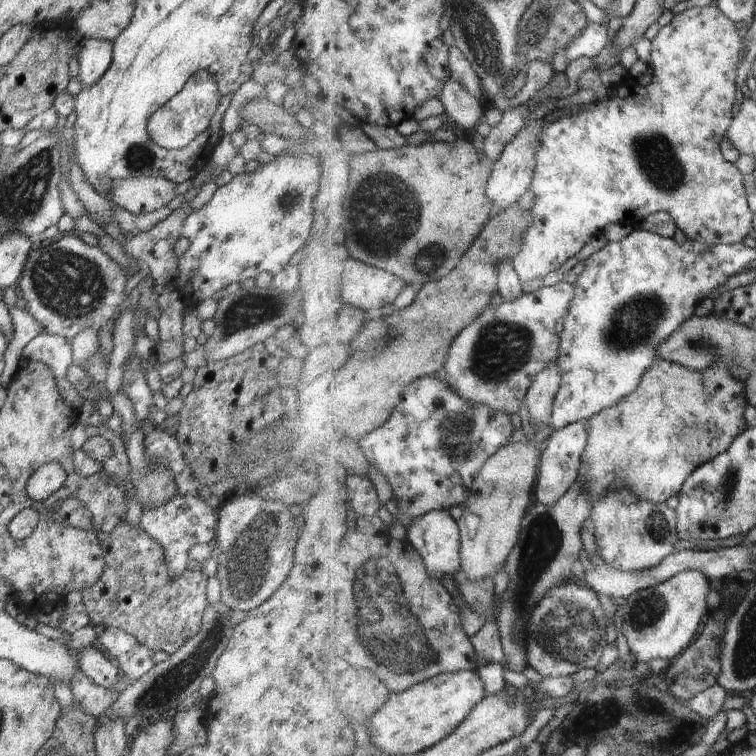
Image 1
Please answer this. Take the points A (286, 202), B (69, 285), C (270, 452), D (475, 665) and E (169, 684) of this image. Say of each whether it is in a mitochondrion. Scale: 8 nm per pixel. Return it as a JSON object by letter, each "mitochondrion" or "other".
{"A":"mitochondrion","B":"mitochondrion","C":"mitochondrion","D":"other","E":"mitochondrion"}

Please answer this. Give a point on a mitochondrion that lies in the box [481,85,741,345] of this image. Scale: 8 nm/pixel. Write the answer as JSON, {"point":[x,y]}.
{"point":[658,159]}

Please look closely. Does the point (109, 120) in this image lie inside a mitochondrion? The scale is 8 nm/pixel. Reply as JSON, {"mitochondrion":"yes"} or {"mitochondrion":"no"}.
{"mitochondrion":"no"}

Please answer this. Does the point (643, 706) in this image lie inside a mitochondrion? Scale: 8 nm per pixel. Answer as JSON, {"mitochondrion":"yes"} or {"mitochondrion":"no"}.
{"mitochondrion":"yes"}

